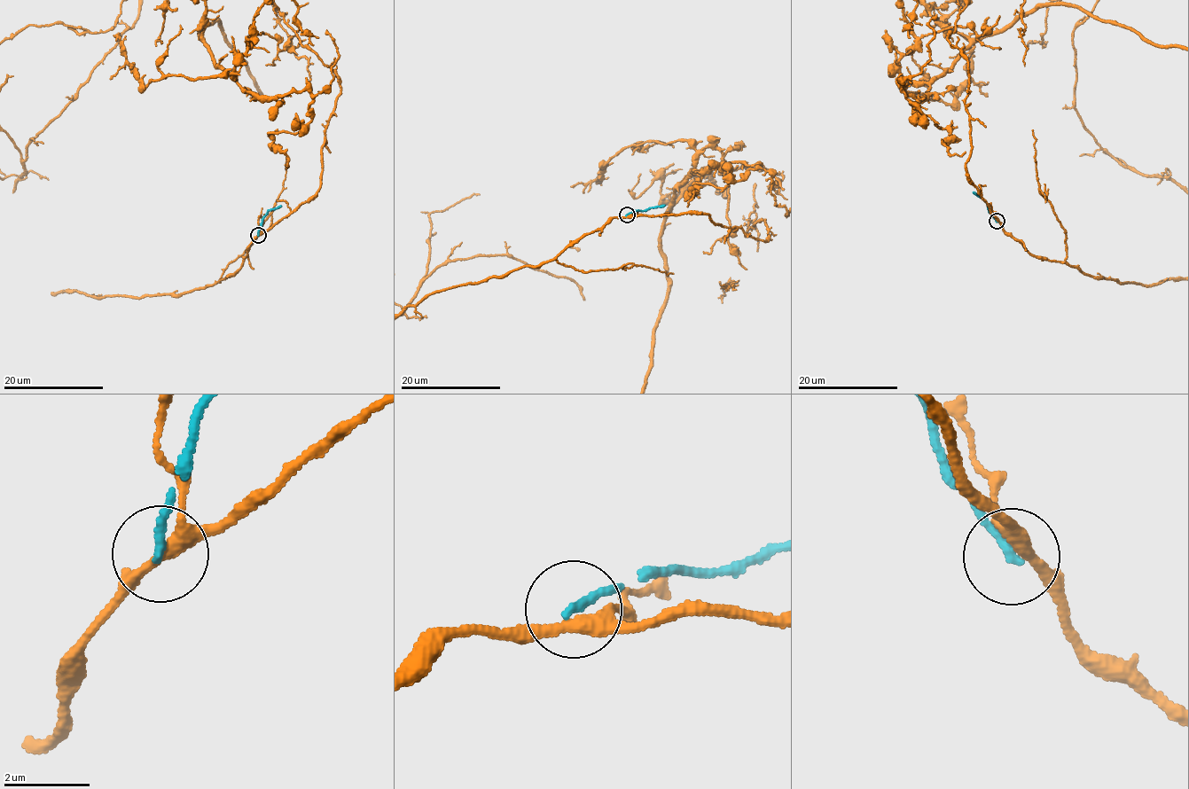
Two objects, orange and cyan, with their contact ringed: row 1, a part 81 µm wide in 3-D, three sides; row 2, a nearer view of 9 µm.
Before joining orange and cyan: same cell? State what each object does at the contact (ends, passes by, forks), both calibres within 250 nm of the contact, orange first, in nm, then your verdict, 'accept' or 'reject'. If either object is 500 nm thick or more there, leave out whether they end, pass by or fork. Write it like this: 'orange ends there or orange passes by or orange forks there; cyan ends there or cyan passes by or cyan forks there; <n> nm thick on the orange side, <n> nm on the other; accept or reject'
orange forks there; cyan ends there; 260 nm thick on the orange side, 200 nm on the other; reject

